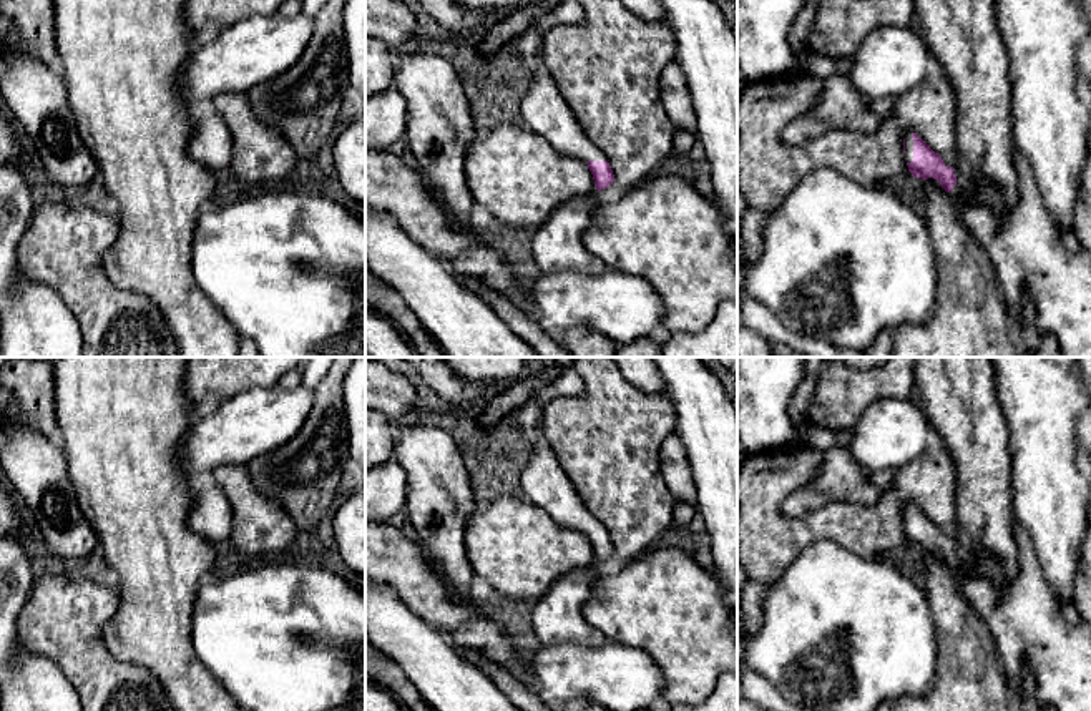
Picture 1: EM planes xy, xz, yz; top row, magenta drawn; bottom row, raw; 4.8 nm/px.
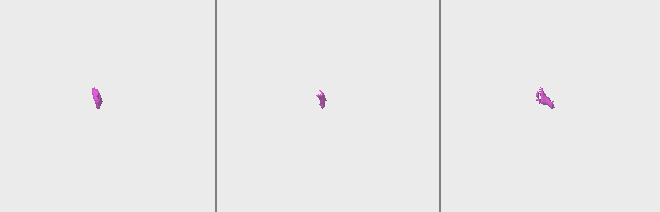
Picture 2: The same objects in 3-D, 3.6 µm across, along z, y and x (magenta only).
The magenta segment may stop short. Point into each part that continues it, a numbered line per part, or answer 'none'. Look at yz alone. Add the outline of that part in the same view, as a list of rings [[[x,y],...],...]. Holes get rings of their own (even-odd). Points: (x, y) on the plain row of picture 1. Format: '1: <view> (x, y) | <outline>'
1: yz (909, 514) | [[[905,505],[905,533],[913,533],[913,510],[912,505]]]
2: yz (1025, 618) | [[[1016,522],[1013,533],[1020,553],[1018,571],[1013,580],[1006,578],[1000,560],[983,548],[976,552],[973,568],[965,570],[958,558],[958,542],[955,535],[945,535],[945,538],[955,540],[953,545],[956,548],[956,557],[948,566],[956,576],[961,595],[983,618],[995,640],[1015,704],[1018,706],[1021,701],[1023,676],[1030,673],[1033,676],[1033,694],[1041,708],[1054,708],[1056,711],[1091,711],[1091,623],[1081,620],[1078,625],[1069,625],[1064,620],[1063,605],[1054,596],[1043,575],[1028,532]]]

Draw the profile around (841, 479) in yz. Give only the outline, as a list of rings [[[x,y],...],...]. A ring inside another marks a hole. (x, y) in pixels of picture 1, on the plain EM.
[[[837,444],[824,452],[814,480],[784,500],[782,512],[787,517],[804,517],[827,502],[875,505],[880,497],[870,473],[854,460],[847,447]]]

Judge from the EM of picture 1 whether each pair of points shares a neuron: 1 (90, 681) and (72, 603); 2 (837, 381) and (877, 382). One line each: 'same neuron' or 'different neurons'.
1: same neuron
2: same neuron

